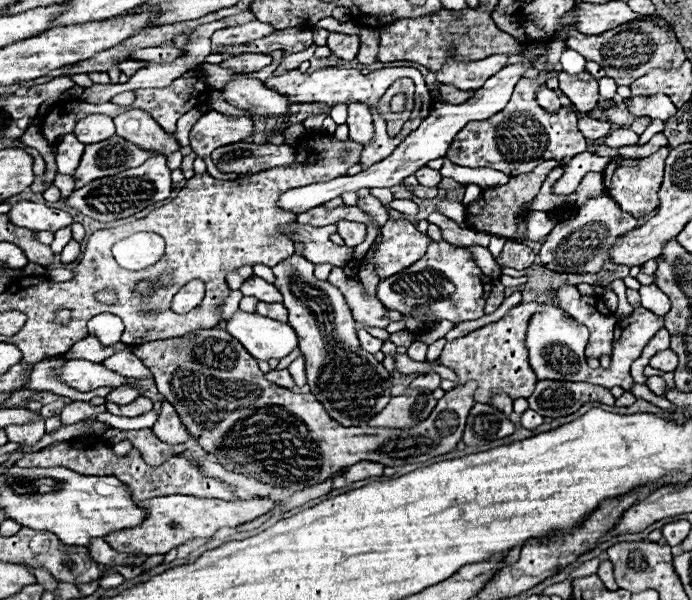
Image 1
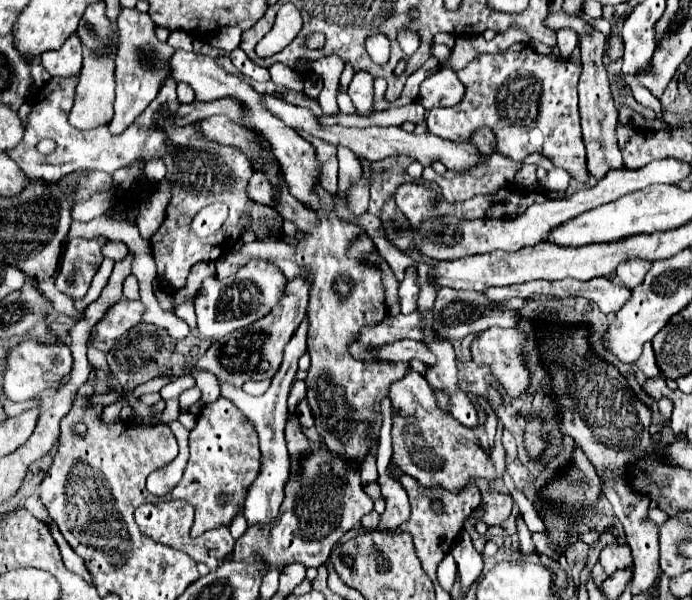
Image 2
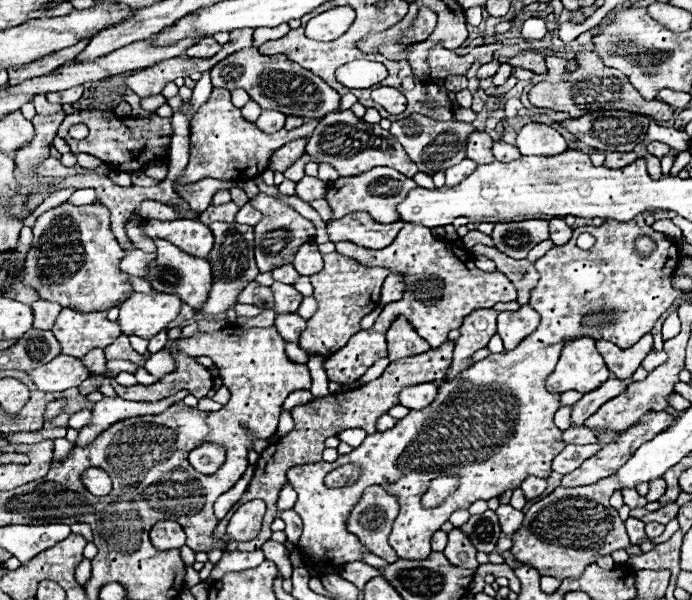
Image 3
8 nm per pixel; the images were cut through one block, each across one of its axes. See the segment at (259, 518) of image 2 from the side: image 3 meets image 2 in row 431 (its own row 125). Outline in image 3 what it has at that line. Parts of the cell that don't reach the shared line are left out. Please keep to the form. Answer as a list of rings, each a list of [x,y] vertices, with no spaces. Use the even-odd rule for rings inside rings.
[[[264,110],[254,124],[258,124],[258,128],[262,128],[262,132],[278,132],[284,128],[284,120],[286,120],[286,116],[282,112]]]

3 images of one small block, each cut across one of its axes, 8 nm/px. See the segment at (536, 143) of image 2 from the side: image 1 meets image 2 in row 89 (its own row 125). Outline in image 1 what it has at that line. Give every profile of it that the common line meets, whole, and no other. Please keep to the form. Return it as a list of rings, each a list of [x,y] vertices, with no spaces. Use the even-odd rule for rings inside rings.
[[[574,24],[564,26],[558,34],[556,40],[552,40],[542,56],[544,68],[540,70],[538,78],[532,80],[518,80],[514,86],[514,94],[506,108],[498,112],[496,116],[490,116],[486,120],[472,120],[466,124],[458,136],[452,140],[446,158],[450,158],[458,166],[468,166],[468,168],[492,168],[498,172],[504,172],[508,176],[518,176],[522,172],[534,170],[540,162],[544,160],[558,160],[564,162],[572,160],[578,152],[586,150],[586,138],[578,132],[576,128],[576,112],[556,112],[550,114],[544,108],[538,106],[536,102],[536,90],[546,84],[546,74],[554,70],[554,66],[560,60],[560,54],[566,50],[566,38],[568,32],[576,30]]]

